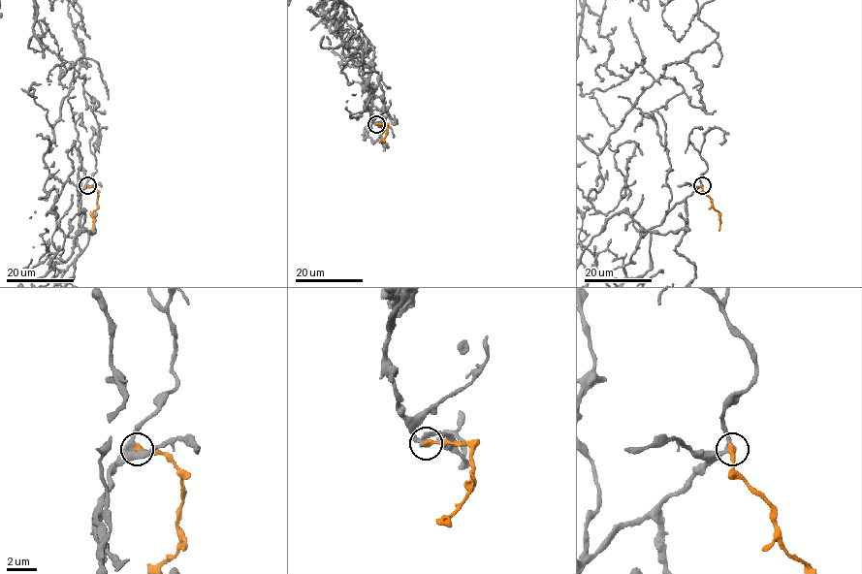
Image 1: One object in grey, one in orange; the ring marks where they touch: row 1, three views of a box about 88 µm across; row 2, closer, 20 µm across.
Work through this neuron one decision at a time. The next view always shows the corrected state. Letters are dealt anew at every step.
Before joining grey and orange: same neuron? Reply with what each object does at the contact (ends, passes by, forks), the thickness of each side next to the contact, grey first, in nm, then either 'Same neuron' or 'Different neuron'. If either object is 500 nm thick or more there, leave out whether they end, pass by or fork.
At the ring grey passes by. At the ring orange ends. Thickness 340 nm (grey) against 400 nm. Same neuron

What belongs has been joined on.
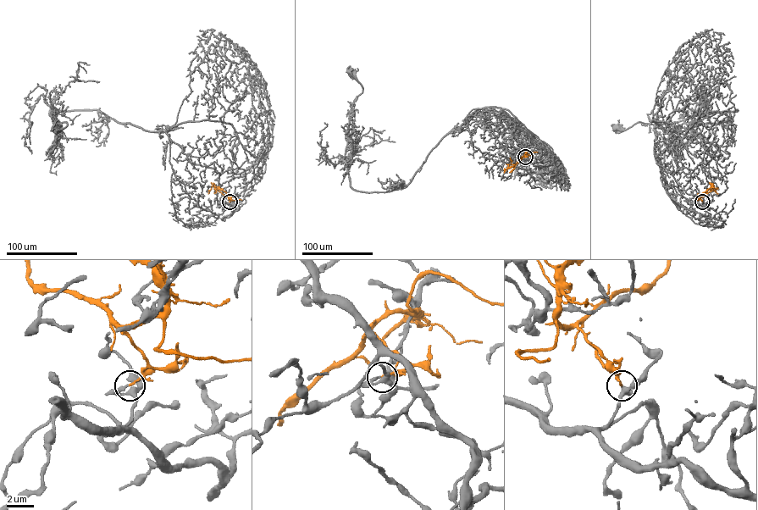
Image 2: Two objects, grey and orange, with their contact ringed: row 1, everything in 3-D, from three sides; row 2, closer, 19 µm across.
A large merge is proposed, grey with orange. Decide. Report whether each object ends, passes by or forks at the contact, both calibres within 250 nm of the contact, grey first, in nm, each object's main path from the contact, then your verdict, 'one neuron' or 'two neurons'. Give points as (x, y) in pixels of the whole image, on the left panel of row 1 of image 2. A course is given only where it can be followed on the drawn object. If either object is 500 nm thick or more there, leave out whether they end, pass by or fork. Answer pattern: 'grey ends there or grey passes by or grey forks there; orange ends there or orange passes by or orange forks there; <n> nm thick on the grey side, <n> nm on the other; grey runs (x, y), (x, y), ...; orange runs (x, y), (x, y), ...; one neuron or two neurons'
grey passes by; orange ends there; 160 nm thick on the grey side, 140 nm on the other; grey runs (229, 202), (218, 203), (219, 173), (165, 132), (96, 110), (50, 111), (67, 123), (54, 128); orange runs (229, 202), (227, 197), (214, 189), (214, 184), (208, 193); two neurons

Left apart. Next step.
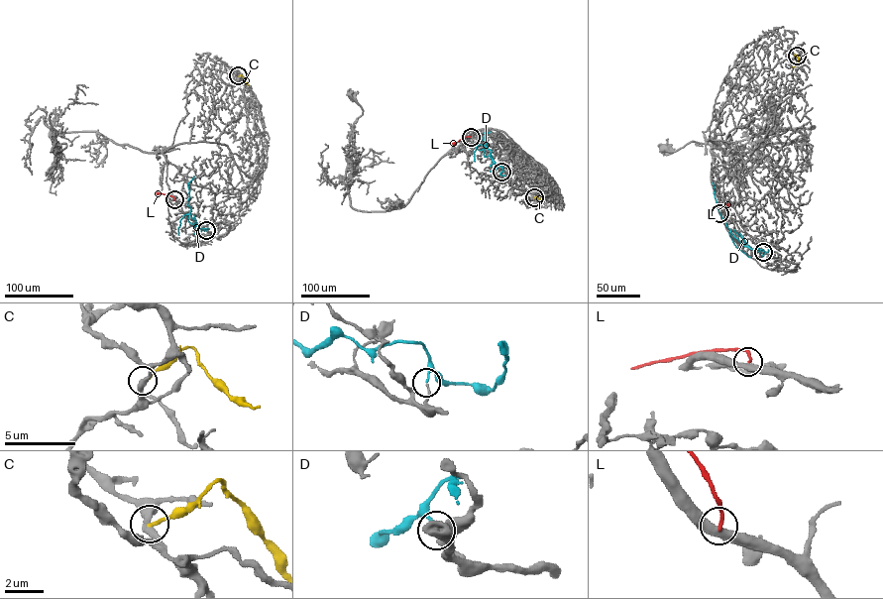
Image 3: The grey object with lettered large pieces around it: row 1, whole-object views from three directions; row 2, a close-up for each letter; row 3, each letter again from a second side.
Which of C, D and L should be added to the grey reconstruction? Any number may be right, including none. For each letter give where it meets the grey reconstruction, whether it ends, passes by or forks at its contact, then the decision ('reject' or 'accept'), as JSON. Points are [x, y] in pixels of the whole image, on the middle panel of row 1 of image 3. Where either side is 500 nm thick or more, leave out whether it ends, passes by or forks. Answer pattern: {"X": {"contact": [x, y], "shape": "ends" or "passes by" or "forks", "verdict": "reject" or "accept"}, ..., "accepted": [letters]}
{"C": {"contact": [534, 197], "shape": "ends", "verdict": "reject"}, "D": {"contact": [501, 172], "shape": "ends", "verdict": "reject"}, "L": {"contact": [471, 137], "shape": "ends", "verdict": "reject"}, "accepted": []}

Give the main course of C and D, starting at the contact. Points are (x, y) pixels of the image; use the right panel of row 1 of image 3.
C: (797, 56), (795, 54), (798, 60), (794, 66)
D: (763, 252), (744, 246), (731, 233), (717, 207), (713, 182)

